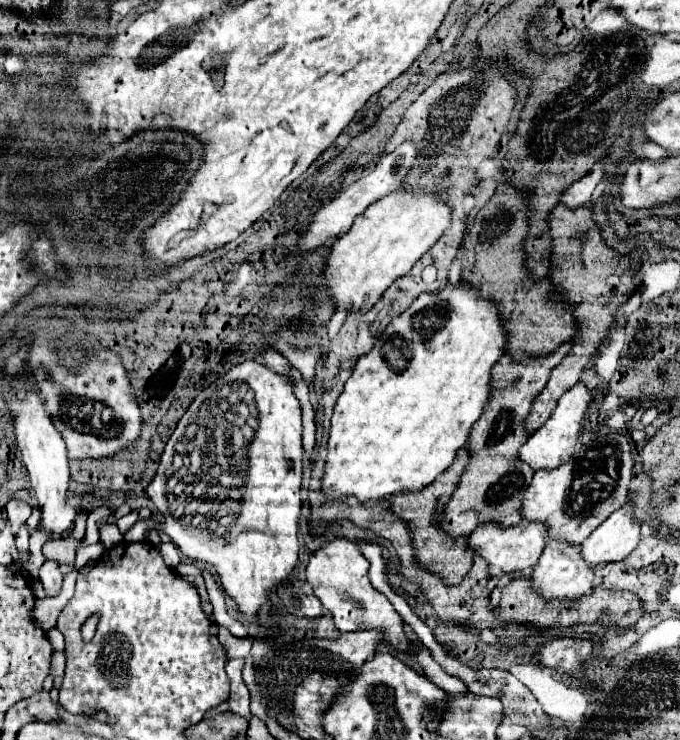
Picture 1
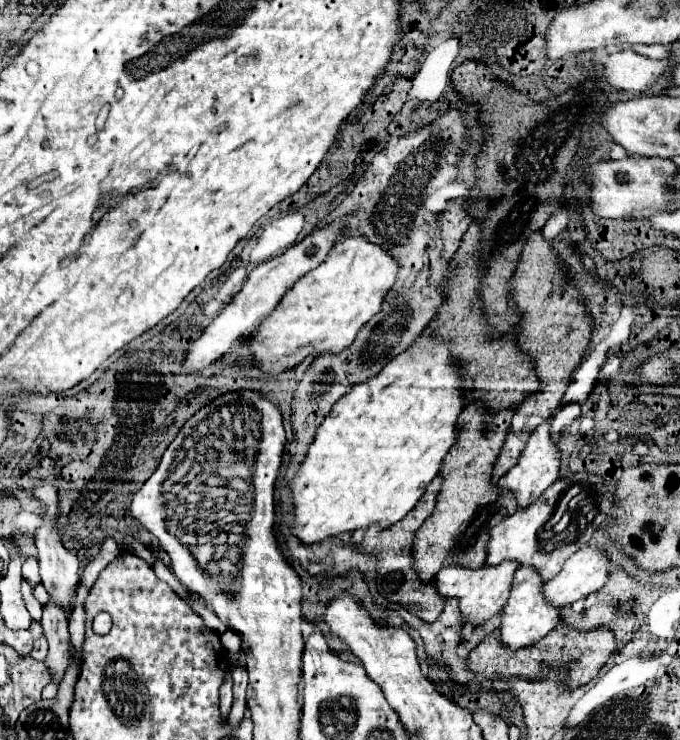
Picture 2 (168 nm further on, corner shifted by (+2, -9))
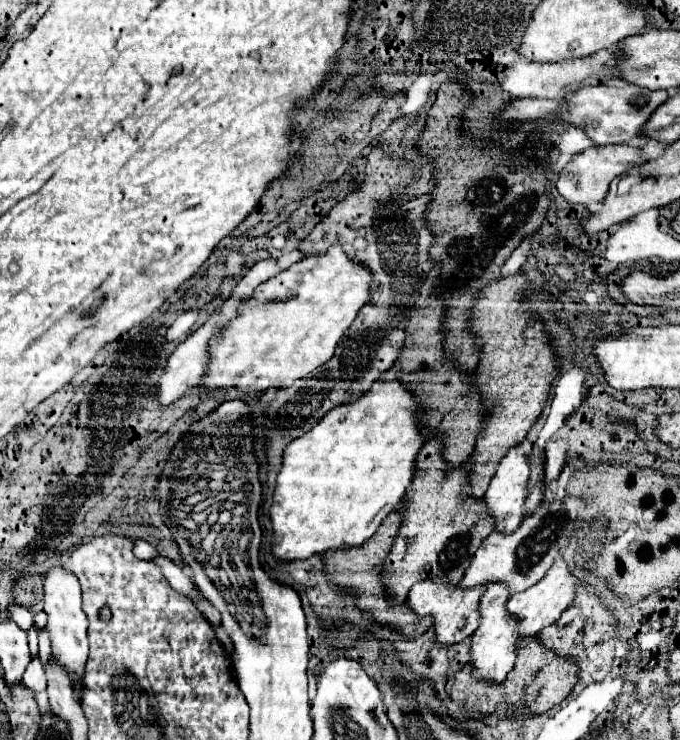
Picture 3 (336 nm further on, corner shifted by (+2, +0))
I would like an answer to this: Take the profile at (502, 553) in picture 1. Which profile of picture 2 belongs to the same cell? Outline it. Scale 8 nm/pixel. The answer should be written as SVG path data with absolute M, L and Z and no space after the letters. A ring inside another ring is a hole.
M503 562L493 568L477 568L477 570L469 570L463 566L447 566L437 572L435 588L437 588L437 594L441 594L443 598L459 600L463 626L465 624L481 626L505 606L505 602L509 598L509 586L511 586L511 580L513 580L513 574L517 568L519 566L513 562Z

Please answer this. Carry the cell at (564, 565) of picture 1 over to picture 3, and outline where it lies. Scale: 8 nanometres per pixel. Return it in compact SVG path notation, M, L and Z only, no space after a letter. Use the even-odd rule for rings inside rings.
M495 581L487 585L487 591L481 599L481 625L477 627L477 633L473 633L471 641L471 665L475 667L475 675L487 681L501 683L507 673L513 669L517 659L517 643L521 639L519 635L519 617L511 615L507 609L509 601L509 587L503 581Z

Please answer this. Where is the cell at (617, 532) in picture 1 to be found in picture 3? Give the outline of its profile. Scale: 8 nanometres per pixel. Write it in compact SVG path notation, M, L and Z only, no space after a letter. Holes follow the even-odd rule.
M559 559L551 565L549 573L537 585L531 585L529 589L525 589L521 593L515 593L509 599L507 607L509 607L509 613L513 613L515 617L521 619L521 635L539 635L543 631L543 627L555 623L561 617L561 613L573 603L579 583L581 581L567 567L567 561Z

